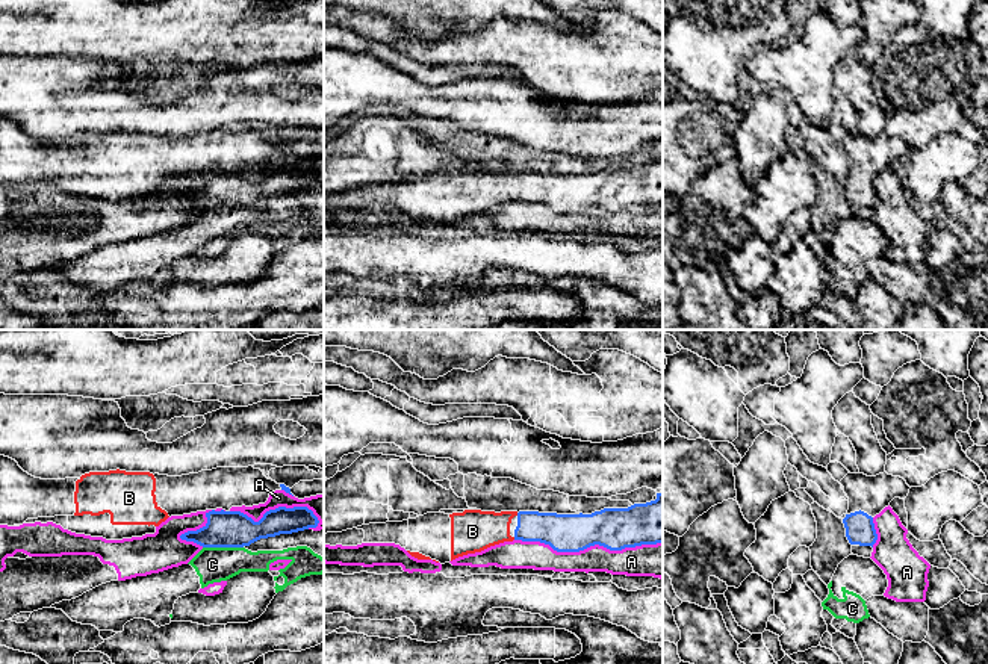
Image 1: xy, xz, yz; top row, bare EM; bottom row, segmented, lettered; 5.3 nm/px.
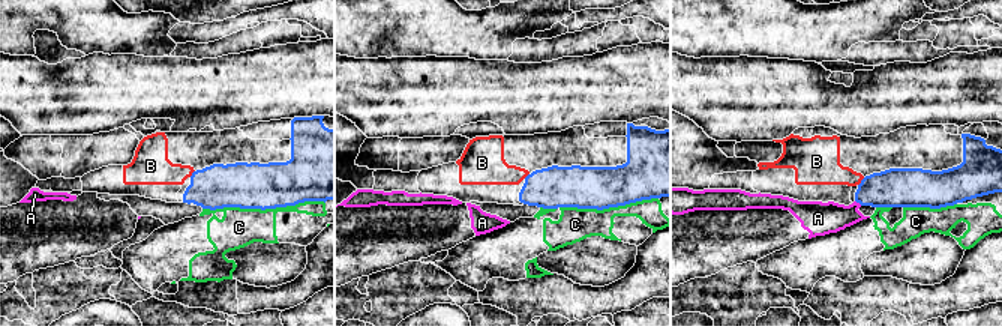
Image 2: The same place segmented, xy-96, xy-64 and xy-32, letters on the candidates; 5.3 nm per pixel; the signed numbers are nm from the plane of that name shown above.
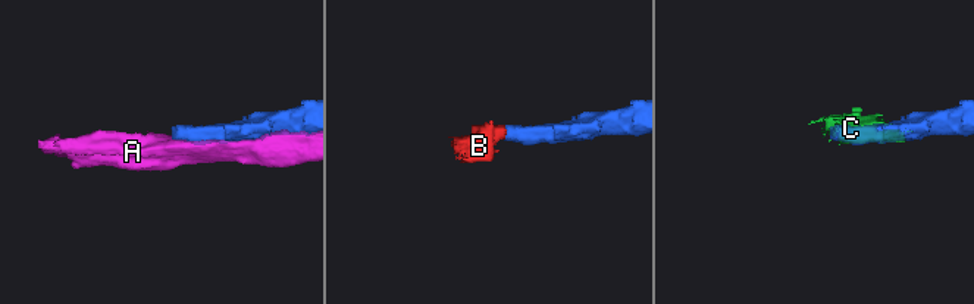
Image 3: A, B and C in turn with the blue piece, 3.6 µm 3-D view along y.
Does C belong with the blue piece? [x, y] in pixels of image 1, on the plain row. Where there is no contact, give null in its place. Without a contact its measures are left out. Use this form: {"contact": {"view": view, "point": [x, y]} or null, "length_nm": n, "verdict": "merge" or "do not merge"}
{"contact": {"view": "xy", "point": [223, 207]}, "length_nm": 220, "verdict": "do not merge"}

